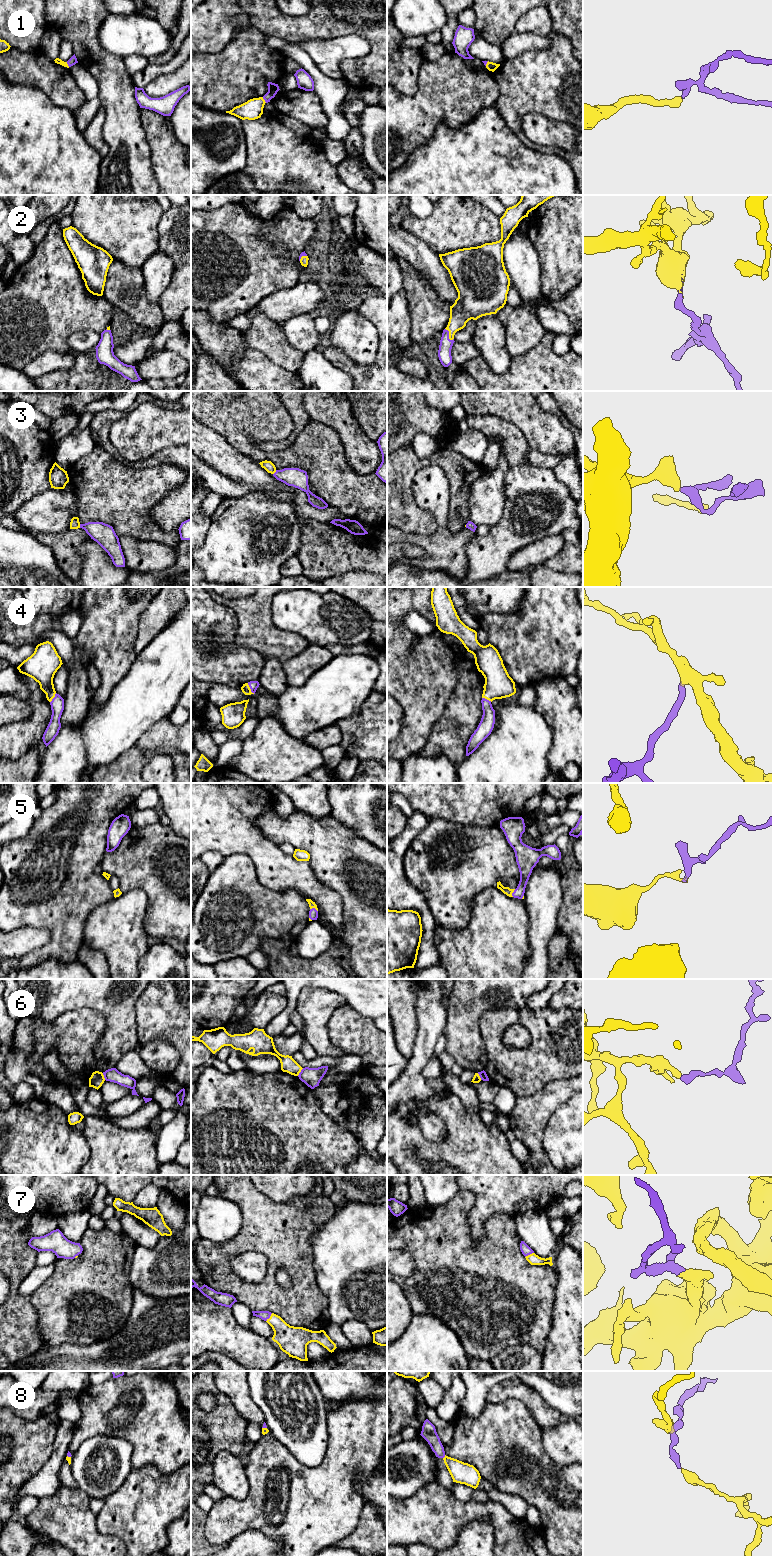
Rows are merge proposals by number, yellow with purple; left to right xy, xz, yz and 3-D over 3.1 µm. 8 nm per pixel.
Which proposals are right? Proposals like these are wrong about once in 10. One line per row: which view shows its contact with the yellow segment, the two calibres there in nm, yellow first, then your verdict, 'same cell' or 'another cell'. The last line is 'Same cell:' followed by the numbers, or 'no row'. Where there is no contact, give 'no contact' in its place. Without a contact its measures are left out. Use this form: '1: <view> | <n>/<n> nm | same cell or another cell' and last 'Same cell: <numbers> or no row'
1: xz | 160/90 nm | same cell
2: yz | 190/110 nm | same cell
3: xz | 80/150 nm | same cell
4: xz | 70/70 nm | same cell
5: xz | 50/80 nm | same cell
6: xz | 120/150 nm | another cell
7: xz | 220/80 nm | same cell
8: yz | 170/120 nm | same cell
Same cell: 1, 2, 3, 4, 5, 7, 8

